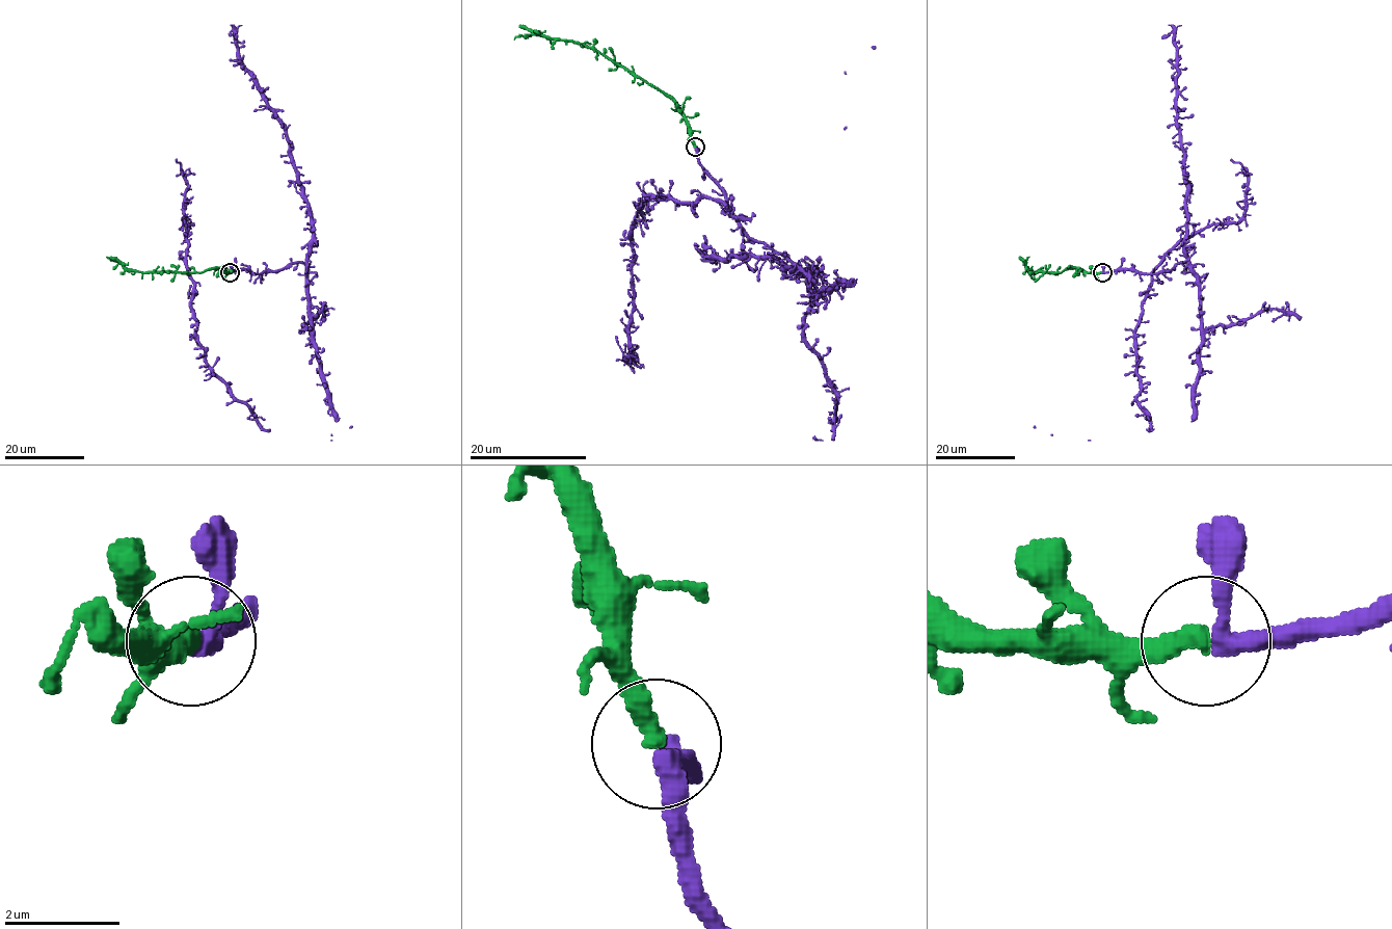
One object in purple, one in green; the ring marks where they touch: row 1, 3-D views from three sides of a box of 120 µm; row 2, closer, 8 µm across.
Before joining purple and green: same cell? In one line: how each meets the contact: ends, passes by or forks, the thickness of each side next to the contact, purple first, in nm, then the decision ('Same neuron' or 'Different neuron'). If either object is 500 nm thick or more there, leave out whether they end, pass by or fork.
At the ring purple passes by. At the ring green ends. Thickness 300 nm (purple) against 380 nm. Same neuron

